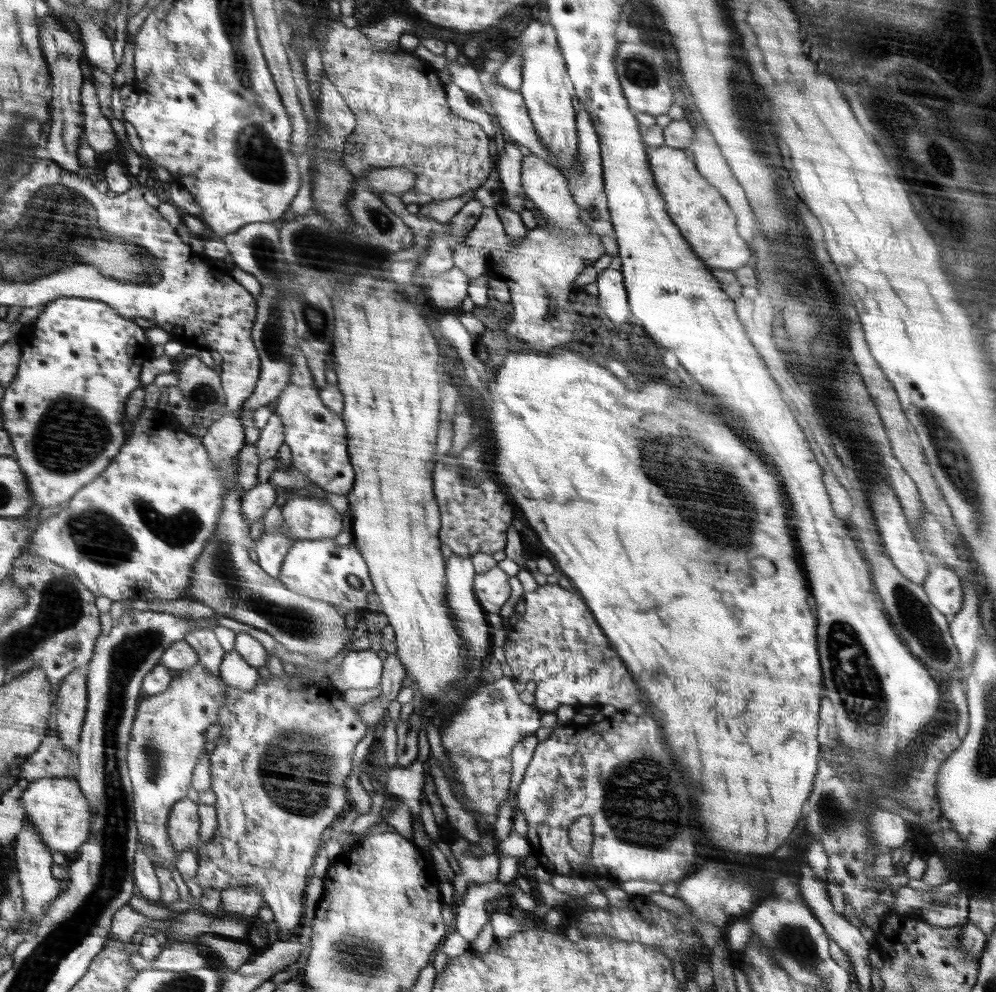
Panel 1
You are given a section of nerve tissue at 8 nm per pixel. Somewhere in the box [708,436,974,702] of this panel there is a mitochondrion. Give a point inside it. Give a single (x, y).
(913, 614)

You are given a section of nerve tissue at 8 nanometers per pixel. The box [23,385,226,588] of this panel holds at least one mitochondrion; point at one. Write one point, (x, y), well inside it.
(72, 434)

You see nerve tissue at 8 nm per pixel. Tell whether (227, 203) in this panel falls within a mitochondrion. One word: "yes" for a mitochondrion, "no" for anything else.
no

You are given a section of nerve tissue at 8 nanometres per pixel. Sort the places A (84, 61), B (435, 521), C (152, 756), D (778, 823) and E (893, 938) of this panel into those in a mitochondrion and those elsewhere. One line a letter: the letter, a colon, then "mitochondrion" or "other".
A: other
B: other
C: mitochondrion
D: other
E: other

